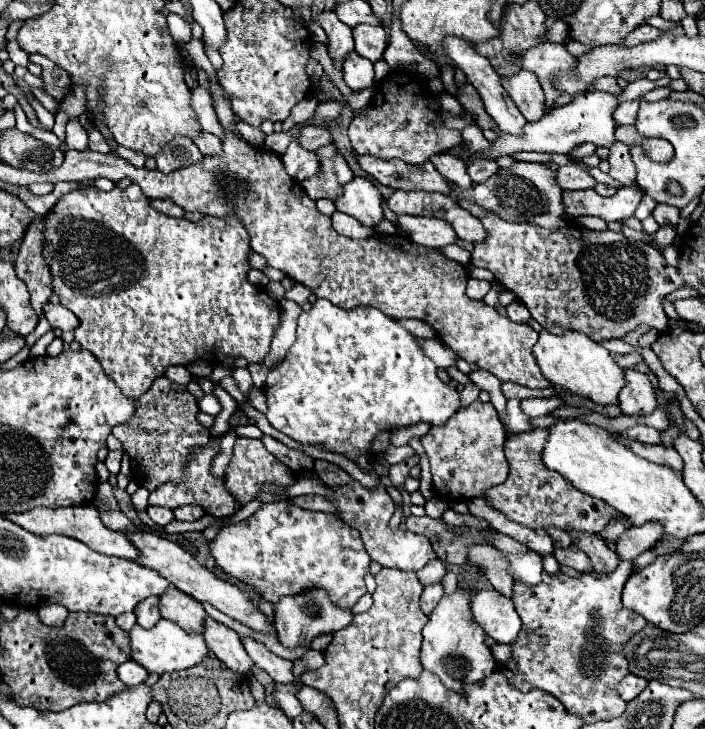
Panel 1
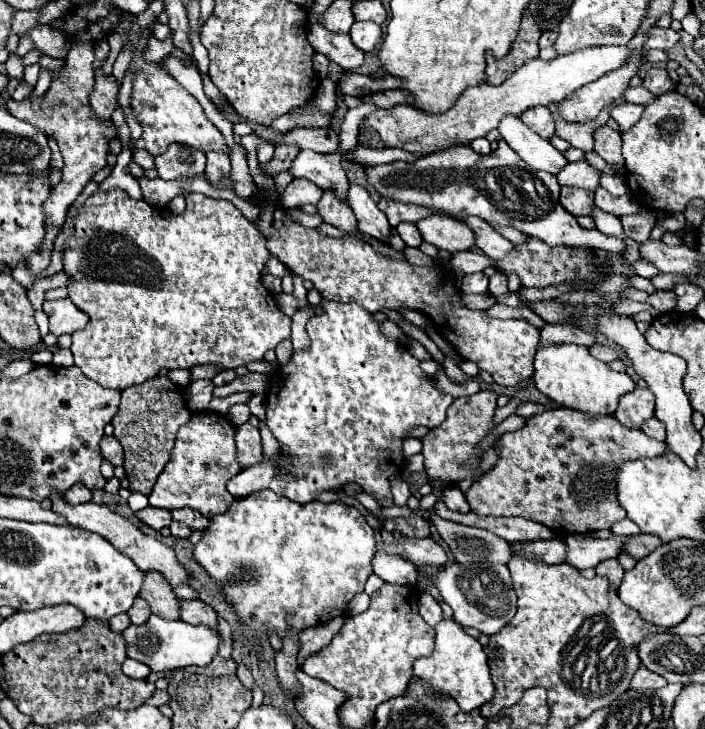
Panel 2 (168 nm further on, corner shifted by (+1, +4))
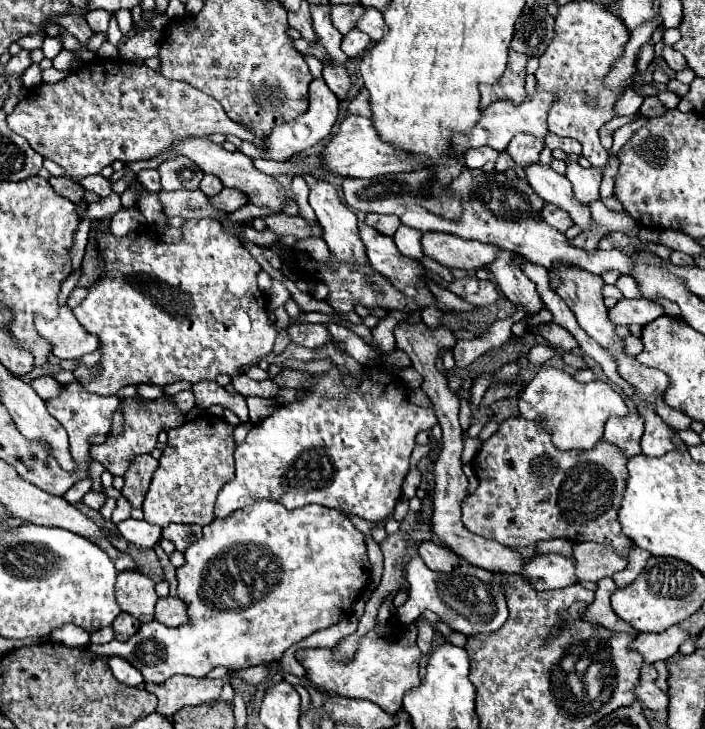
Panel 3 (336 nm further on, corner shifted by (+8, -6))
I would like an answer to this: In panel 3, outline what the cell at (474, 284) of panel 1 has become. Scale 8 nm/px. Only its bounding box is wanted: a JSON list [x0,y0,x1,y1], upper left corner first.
[447,276,499,306]

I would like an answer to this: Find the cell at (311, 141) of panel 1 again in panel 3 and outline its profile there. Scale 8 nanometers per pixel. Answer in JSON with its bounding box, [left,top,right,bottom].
[211,188,247,212]

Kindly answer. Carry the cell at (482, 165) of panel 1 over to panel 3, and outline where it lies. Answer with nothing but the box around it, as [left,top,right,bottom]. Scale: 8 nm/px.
[465,146,499,168]

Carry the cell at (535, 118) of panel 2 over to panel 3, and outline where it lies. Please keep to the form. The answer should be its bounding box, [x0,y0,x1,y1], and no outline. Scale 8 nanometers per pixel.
[505,134,543,168]

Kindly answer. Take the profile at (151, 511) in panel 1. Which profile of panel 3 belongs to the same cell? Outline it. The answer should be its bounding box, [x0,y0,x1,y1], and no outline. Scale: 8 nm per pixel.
[117,518,161,548]

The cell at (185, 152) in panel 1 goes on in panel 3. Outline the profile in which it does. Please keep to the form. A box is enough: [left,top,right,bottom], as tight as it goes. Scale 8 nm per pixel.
[159,156,203,190]

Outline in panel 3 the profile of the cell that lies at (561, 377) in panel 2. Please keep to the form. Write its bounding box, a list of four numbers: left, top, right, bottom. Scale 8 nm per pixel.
[519,368,627,450]

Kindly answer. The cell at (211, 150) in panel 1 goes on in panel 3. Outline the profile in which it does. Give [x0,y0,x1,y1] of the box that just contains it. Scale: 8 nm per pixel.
[199,174,223,196]

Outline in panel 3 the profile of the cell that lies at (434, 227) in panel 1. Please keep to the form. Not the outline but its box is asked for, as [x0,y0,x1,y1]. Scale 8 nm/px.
[421,232,501,270]

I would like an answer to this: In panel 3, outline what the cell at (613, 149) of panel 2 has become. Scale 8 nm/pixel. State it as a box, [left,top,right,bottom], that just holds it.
[535,2,629,166]

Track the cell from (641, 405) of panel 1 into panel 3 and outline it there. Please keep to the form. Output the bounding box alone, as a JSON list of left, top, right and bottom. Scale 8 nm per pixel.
[603,412,643,458]

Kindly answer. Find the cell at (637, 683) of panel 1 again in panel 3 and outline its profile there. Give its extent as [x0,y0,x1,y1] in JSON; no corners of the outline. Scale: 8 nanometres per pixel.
[635,682,669,712]

